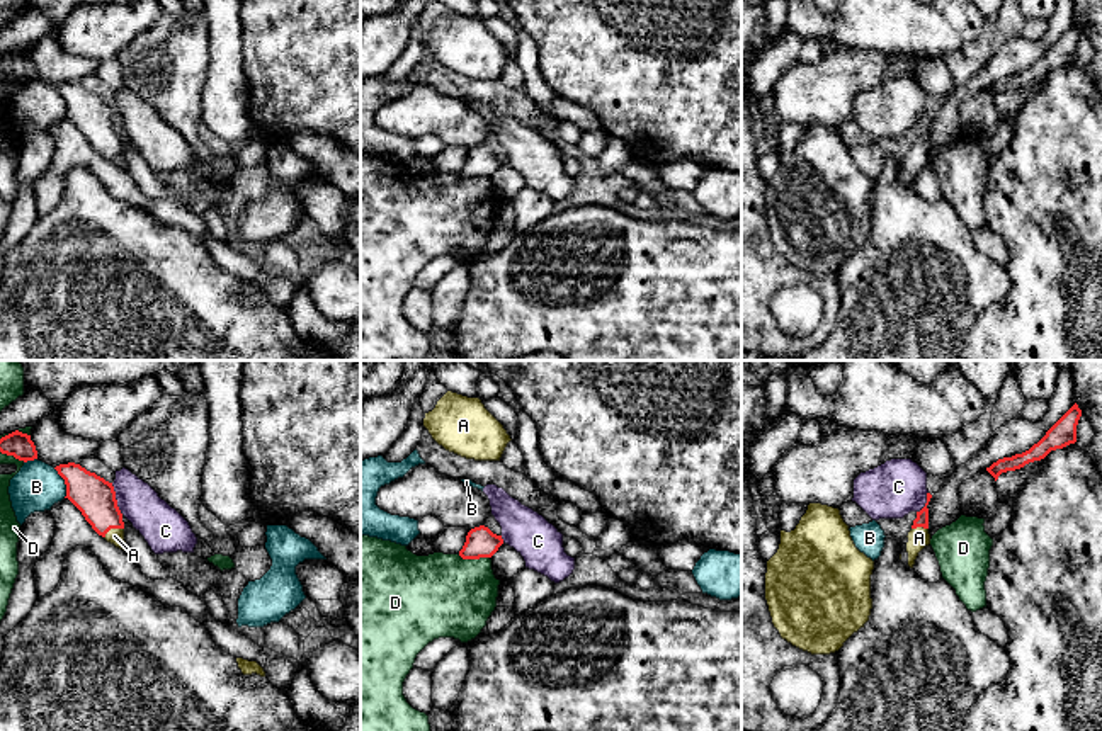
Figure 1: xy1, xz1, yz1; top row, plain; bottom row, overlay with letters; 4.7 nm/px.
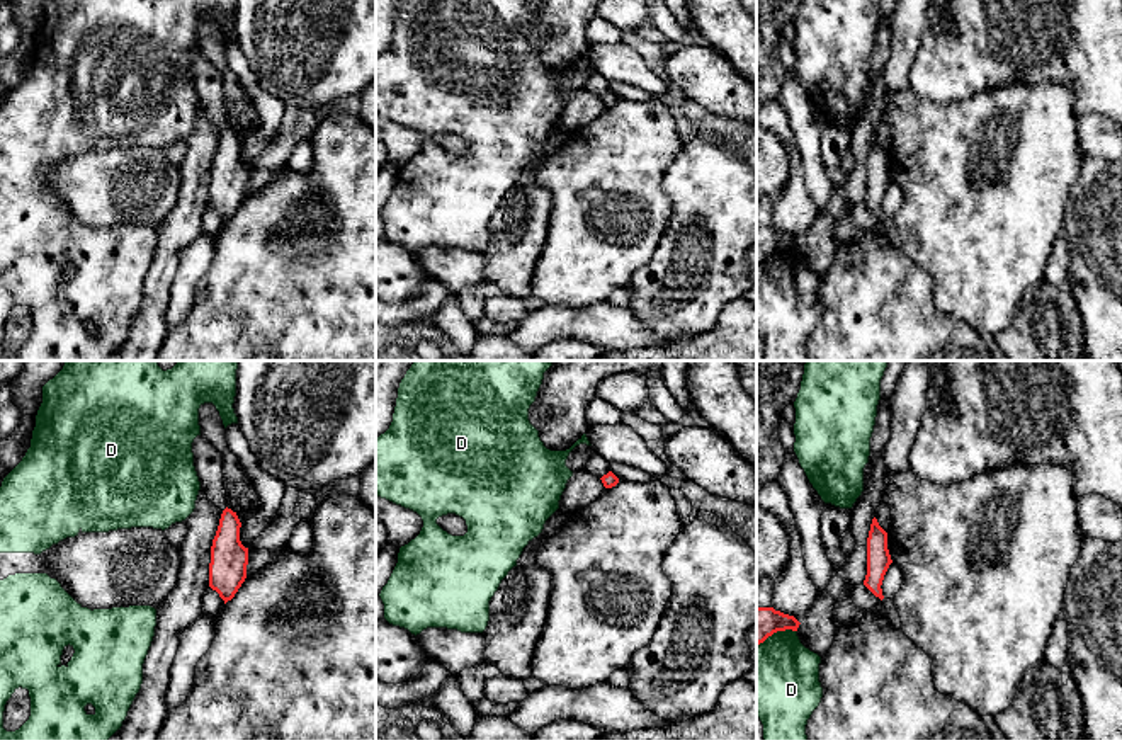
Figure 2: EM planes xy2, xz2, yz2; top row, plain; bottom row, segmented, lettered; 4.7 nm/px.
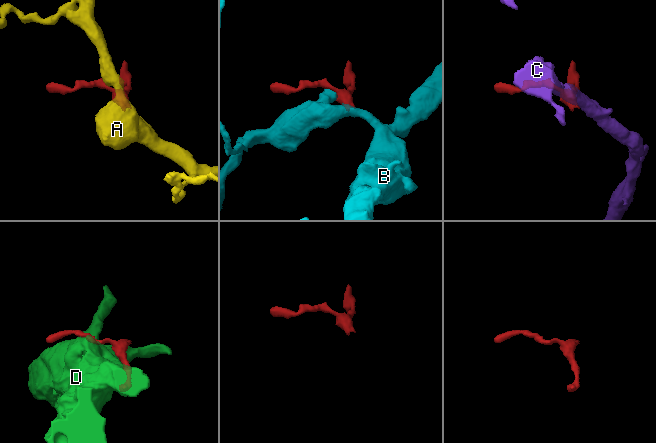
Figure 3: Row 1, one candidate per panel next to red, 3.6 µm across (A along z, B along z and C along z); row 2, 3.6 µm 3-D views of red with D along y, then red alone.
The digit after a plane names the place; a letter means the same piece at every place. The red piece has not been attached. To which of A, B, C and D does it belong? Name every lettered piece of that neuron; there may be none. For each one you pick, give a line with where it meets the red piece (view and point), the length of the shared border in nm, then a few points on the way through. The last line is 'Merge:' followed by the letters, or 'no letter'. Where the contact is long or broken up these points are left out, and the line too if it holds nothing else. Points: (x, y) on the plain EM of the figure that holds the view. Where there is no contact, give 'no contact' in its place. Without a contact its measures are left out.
A: contact xy1 (113, 147); length 110 nm; way xy1 (92, 114), (113, 147), (114, 155)
Merge: A

